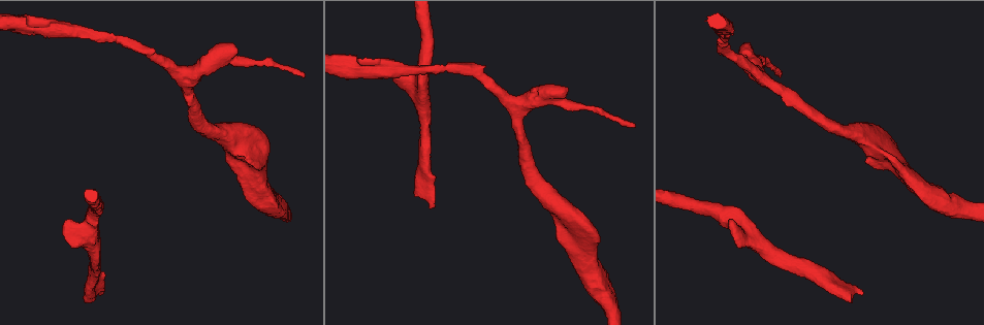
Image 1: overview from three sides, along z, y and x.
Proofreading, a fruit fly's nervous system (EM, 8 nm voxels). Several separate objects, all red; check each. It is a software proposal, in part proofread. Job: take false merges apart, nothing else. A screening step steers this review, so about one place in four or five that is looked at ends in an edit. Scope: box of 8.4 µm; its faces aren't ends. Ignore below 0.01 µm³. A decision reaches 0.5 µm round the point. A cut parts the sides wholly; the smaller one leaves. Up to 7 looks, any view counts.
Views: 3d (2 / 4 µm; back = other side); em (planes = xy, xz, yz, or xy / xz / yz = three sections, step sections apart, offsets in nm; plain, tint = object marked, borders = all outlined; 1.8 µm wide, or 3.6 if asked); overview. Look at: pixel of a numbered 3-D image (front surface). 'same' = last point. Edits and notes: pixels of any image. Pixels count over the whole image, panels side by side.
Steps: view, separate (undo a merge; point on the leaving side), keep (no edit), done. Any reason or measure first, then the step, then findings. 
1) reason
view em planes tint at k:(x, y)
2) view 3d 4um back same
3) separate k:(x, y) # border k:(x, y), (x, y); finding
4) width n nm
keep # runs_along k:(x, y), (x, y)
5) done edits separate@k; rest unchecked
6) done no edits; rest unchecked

sudden change in width
view 3d 2um at 1:(93, 294)

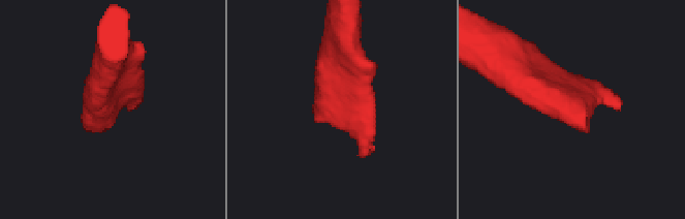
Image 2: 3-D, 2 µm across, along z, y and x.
view em 3.6um xz step 4 tint at 2:(102, 103)

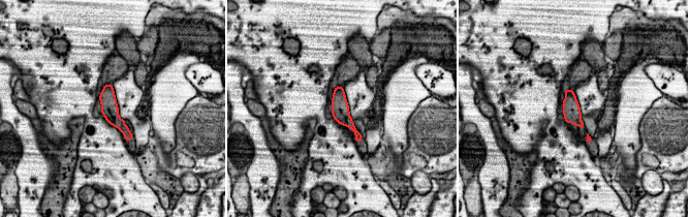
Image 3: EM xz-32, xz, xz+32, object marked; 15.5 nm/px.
keep # runs_along 3:(105, 87), (111, 115), (126, 132); all the same neuron

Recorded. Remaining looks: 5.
two arms in line, one across
view 3d 2um at 1:(187, 82)

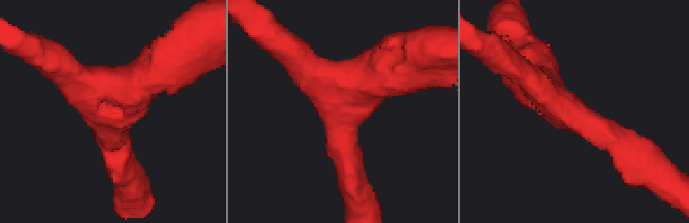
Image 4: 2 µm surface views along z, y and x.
arms 3; arm_widths 280, 280, 400 nm
view em planes tint at 4:(343, 107)

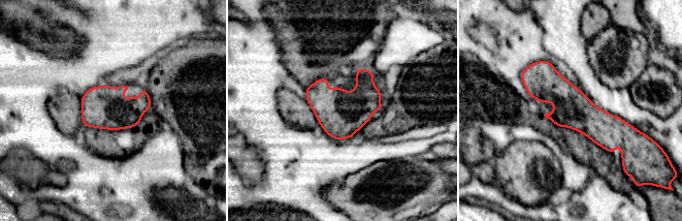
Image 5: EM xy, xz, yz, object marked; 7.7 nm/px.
keep # runs_along 5:(523, 74), (608, 131), (631, 131); continuous, no second neuron

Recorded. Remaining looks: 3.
a narrow waist
view 3d 4um at 1:(587, 106)

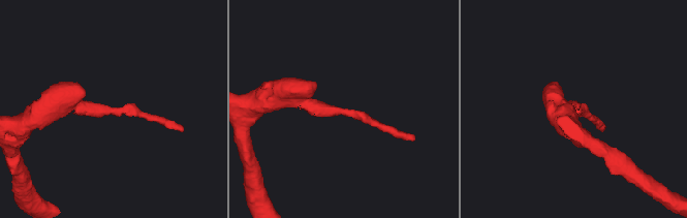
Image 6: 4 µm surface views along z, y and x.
now the EM
view em planes tint at 6:(577, 112)

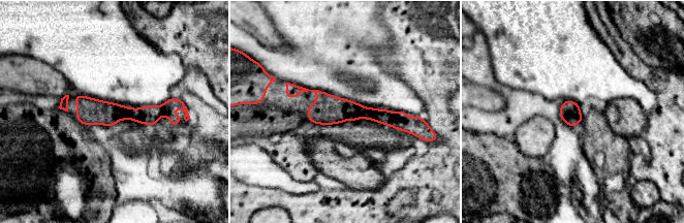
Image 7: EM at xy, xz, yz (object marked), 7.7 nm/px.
keep # runs_along 7:(288, 92), (312, 90), (334, 109), (407, 121); one neuron here

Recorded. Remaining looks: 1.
done no edits; rest unchecked

